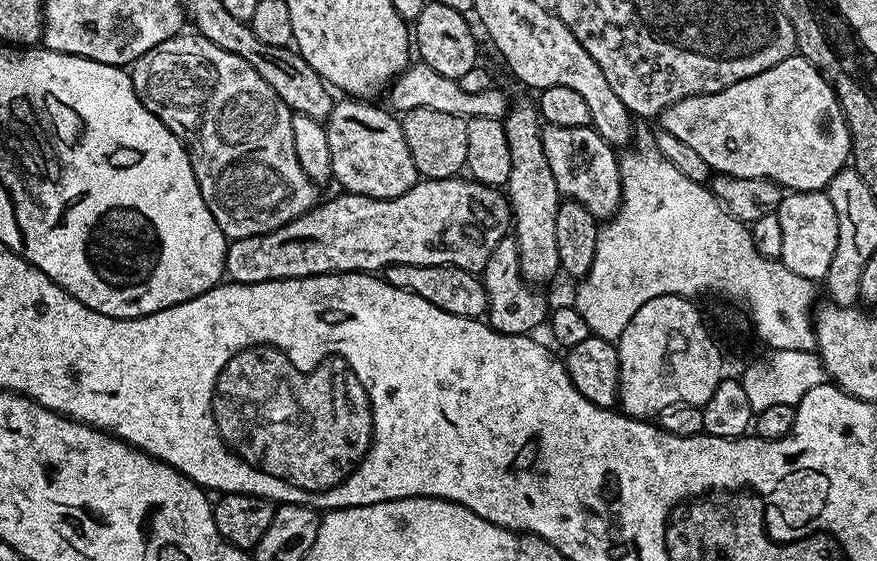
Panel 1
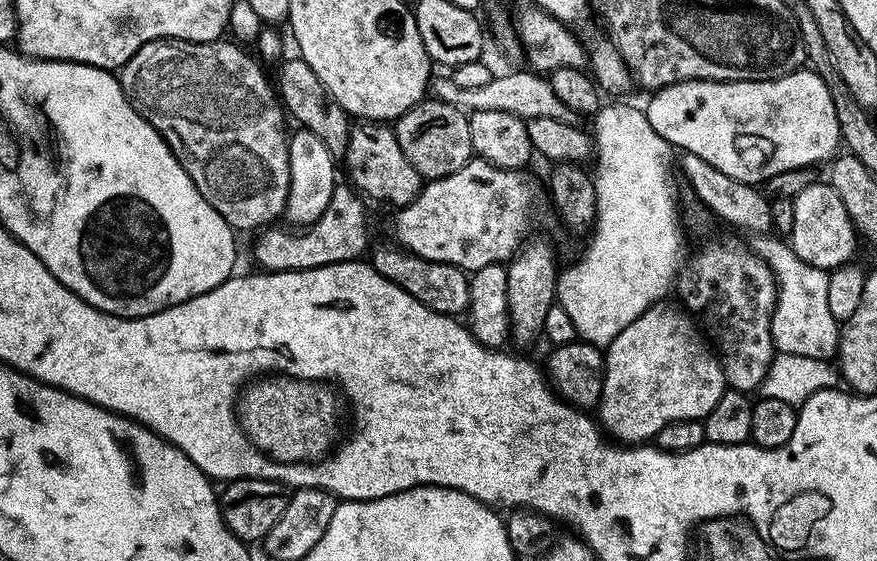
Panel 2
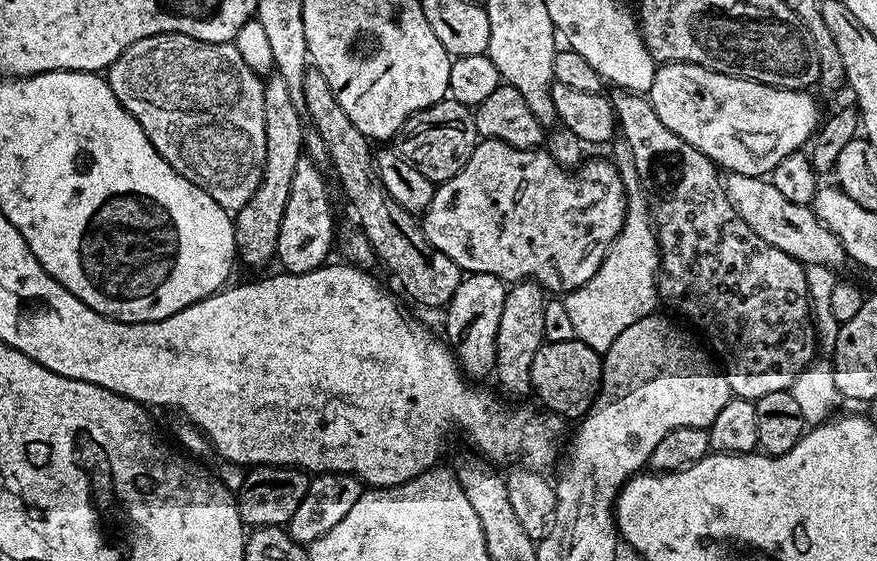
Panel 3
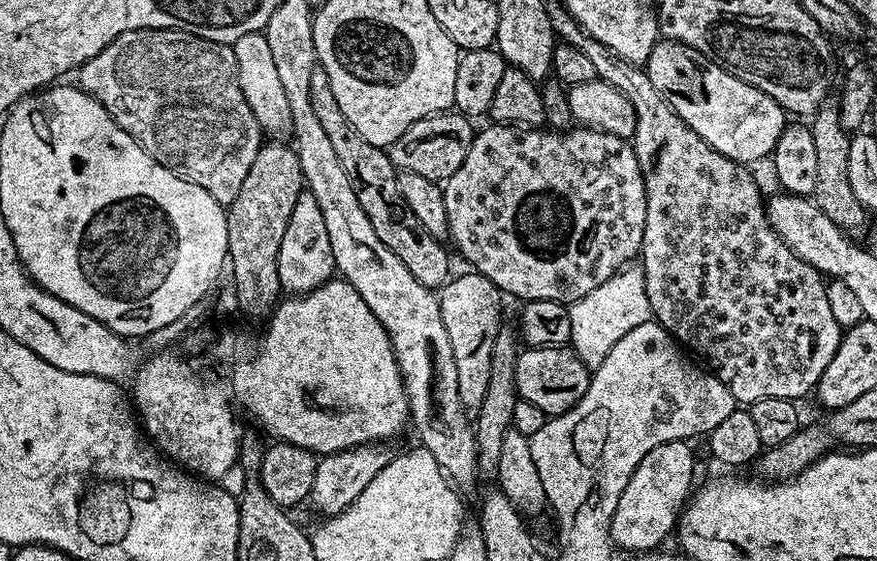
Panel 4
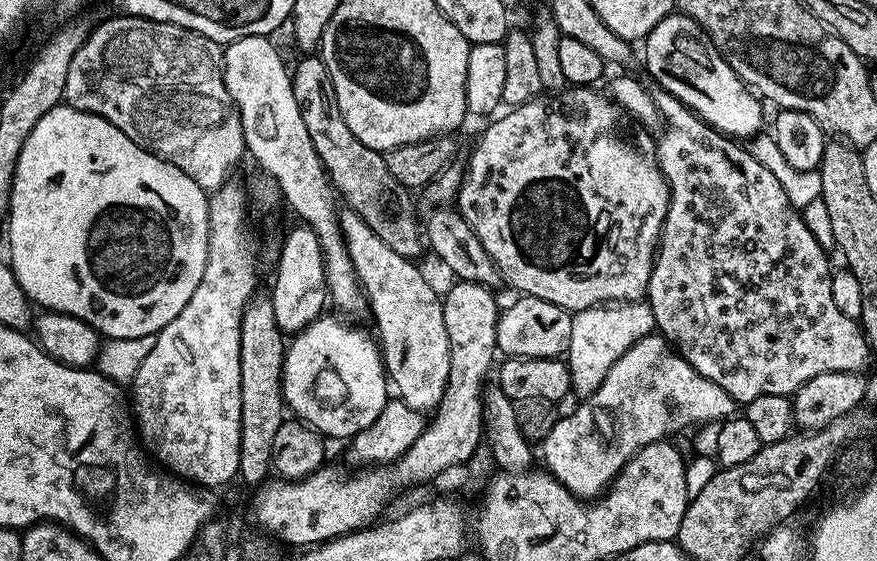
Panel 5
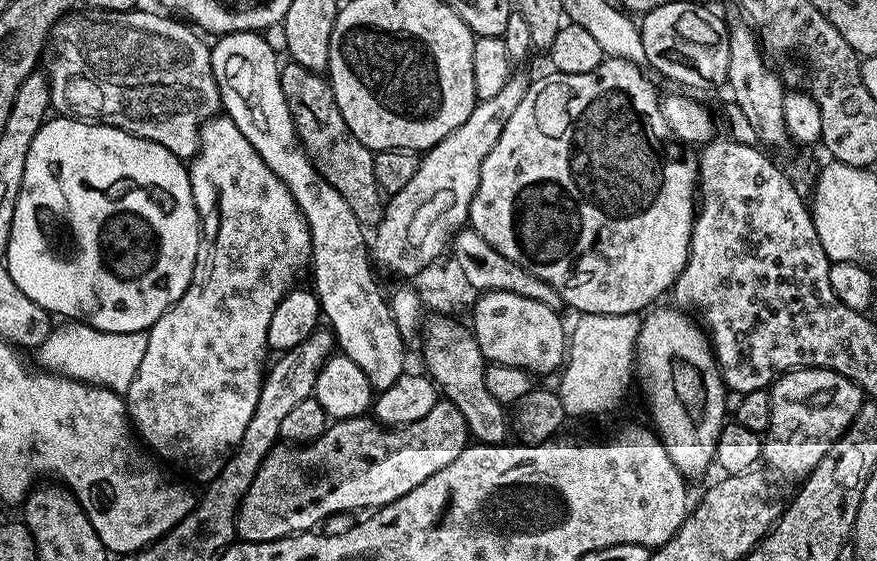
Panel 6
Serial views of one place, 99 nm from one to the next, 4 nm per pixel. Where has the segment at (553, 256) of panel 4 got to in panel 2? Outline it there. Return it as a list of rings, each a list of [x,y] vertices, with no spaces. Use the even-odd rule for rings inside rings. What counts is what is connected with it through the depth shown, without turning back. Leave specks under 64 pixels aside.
[[[473,158],[462,170],[437,180],[427,181],[414,202],[403,205],[396,216],[396,236],[399,247],[434,262],[446,262],[471,274],[482,266],[504,264],[512,259],[529,235],[528,223],[532,220],[532,203],[536,188],[527,171],[518,168],[499,168],[490,162]]]

